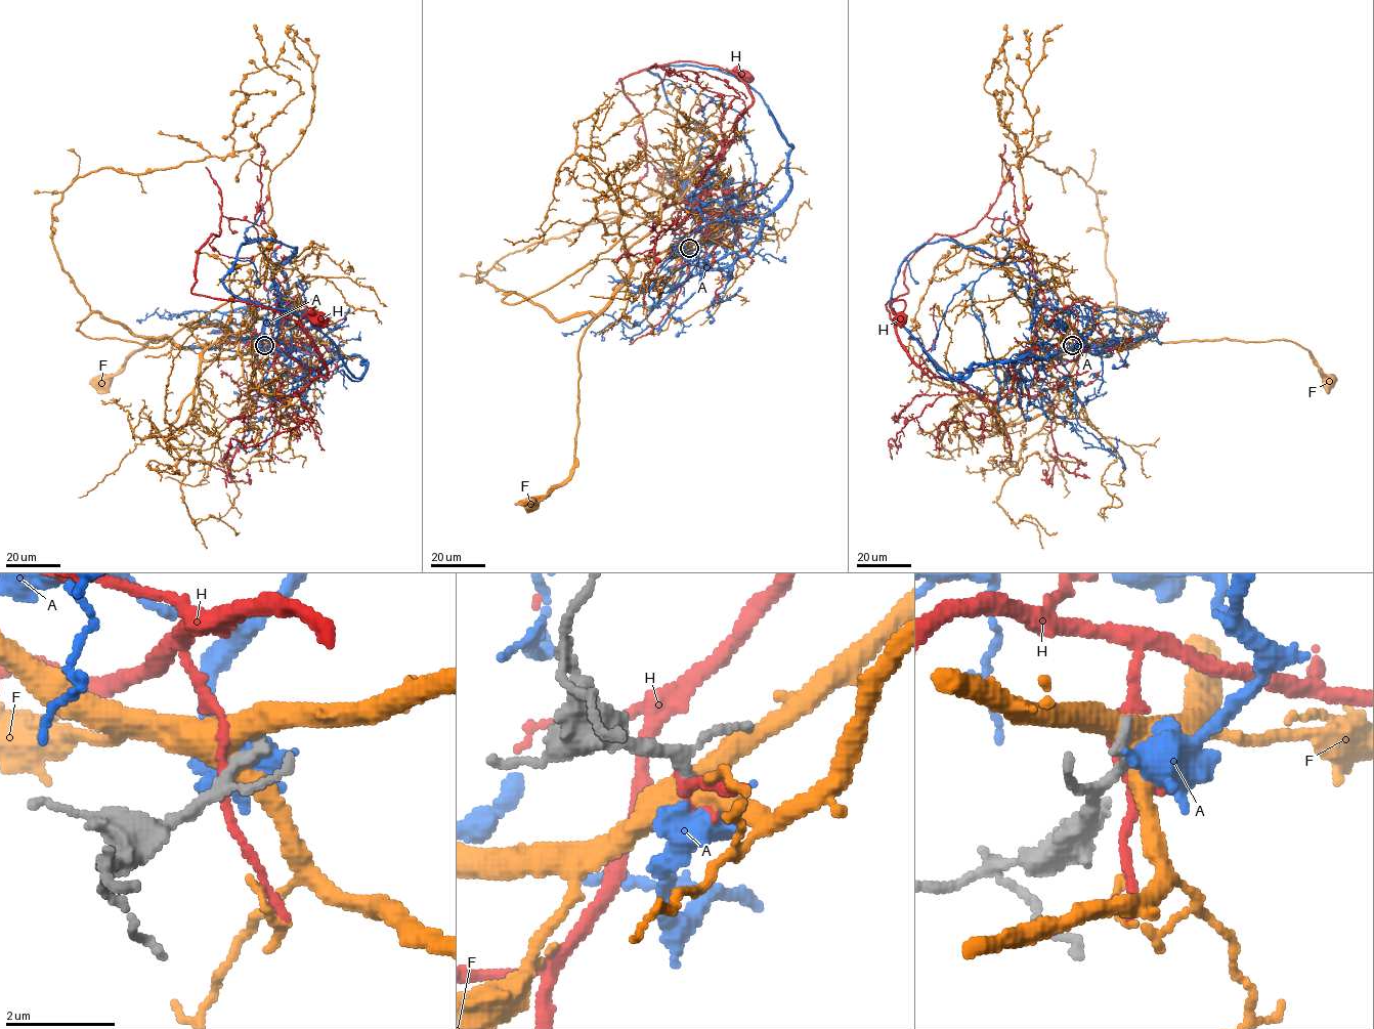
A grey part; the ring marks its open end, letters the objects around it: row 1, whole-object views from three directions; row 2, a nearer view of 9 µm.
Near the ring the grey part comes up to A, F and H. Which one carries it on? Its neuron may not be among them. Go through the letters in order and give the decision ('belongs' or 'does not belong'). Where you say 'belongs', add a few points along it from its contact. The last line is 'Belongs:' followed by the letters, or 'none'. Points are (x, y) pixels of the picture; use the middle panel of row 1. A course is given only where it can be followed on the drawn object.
A: belongs; it runs (689, 248), (712, 268), (745, 254), (792, 147), (735, 76), (654, 66), (721, 145), (685, 211), (713, 182)
F: does not belong
H: does not belong
Belongs: A

